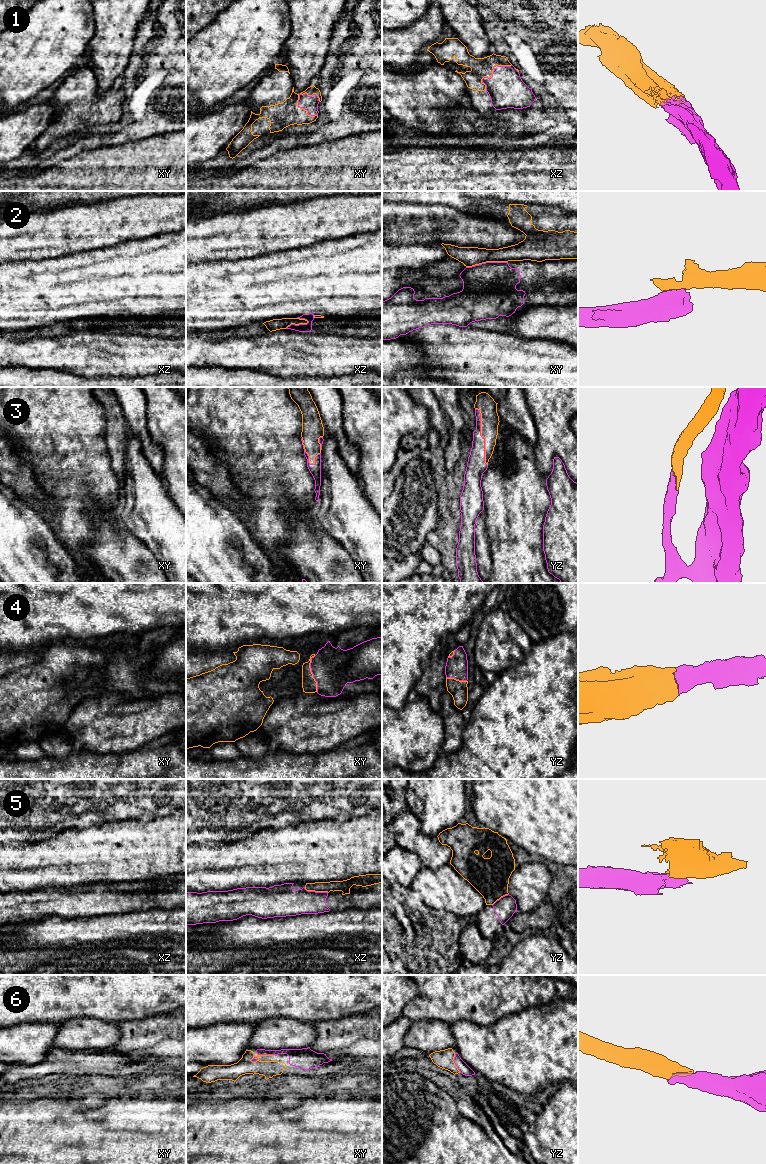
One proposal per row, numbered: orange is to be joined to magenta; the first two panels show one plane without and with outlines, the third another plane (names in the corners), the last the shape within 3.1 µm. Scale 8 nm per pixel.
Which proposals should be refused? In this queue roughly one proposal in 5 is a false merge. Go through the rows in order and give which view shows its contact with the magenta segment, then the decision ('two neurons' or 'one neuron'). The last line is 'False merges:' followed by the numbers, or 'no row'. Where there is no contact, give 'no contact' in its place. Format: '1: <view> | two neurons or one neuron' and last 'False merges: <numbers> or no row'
1: xy | one neuron
2: xy | two neurons
3: yz | one neuron
4: xy | one neuron
5: xz | two neurons
6: yz | one neuron
False merges: 2, 5

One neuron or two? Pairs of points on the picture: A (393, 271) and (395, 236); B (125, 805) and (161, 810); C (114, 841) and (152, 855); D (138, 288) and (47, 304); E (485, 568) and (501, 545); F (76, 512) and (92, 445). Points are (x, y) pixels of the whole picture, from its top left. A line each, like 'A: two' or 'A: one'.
A: two
B: one
C: one
D: one
E: two
F: one

